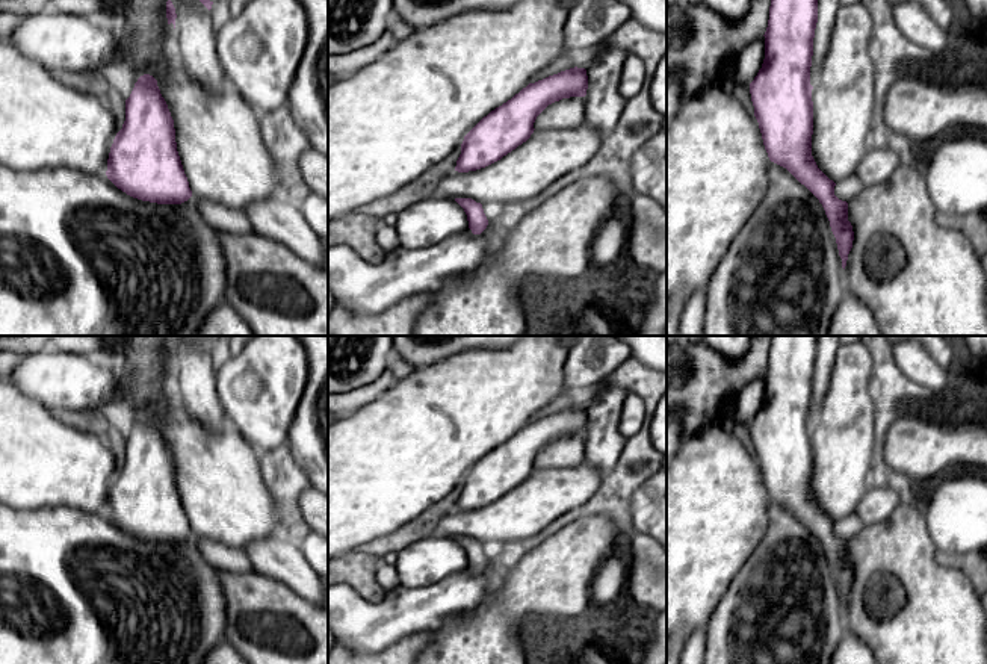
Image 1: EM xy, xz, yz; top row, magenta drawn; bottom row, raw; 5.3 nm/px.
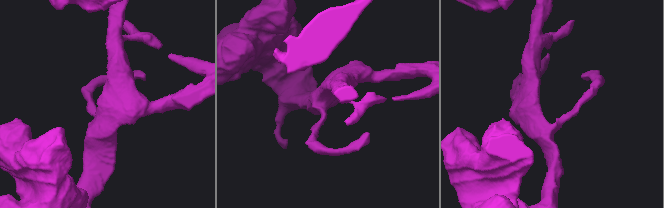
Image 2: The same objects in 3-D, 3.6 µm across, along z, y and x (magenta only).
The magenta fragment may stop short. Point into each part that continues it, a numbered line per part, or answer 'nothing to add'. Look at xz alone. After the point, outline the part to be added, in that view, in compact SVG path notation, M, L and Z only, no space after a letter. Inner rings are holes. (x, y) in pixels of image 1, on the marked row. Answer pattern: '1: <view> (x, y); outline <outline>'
nothing to add

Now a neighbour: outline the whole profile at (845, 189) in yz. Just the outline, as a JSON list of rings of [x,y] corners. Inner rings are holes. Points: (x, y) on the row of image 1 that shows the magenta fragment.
[[[852,174],[840,182],[836,183],[834,186],[834,195],[842,200],[842,201],[849,201],[854,198],[857,194],[863,191],[863,183],[862,180]]]

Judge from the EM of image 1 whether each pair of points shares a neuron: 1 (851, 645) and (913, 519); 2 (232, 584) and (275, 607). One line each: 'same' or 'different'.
1: different
2: same

